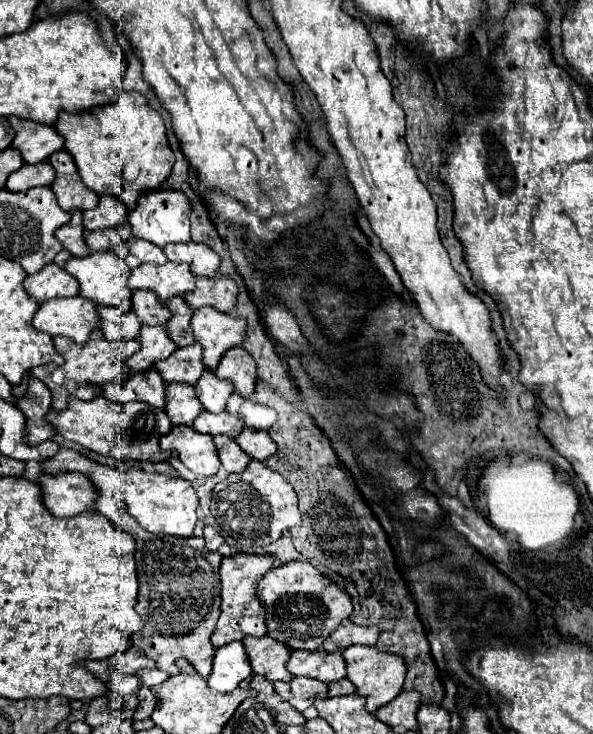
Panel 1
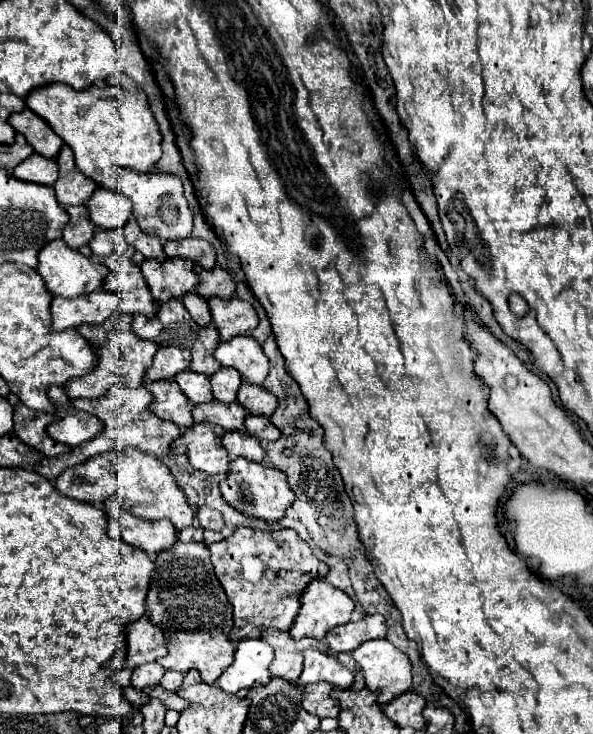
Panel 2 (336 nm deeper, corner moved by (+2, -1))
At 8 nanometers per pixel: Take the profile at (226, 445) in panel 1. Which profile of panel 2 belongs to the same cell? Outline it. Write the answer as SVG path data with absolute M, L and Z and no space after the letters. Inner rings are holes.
M243 428L225 432L221 444L231 456L241 456L251 462L263 462L265 458L265 450L261 448L261 442L251 438Z

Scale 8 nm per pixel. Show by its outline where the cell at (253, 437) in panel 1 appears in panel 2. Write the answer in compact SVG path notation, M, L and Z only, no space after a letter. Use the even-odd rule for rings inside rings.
M247 416L245 420L245 430L249 436L261 440L261 442L273 442L281 436L281 432L271 424L269 418L261 418L261 416Z

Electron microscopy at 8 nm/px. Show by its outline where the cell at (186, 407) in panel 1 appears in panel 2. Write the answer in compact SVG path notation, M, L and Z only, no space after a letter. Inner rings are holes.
M183 370L183 372L179 372L175 376L175 382L179 384L179 388L189 398L191 404L203 404L203 402L211 402L213 400L209 378L203 376L203 374L195 374L195 372Z

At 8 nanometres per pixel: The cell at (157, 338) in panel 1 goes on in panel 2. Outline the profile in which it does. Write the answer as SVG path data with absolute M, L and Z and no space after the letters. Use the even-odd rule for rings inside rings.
M163 346L157 350L153 364L147 368L147 380L169 380L177 372L189 368L191 354L187 348L177 348L177 346Z

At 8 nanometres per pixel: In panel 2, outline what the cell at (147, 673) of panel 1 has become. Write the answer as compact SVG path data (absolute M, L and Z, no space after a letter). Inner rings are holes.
M165 672L163 678L161 678L161 682L159 682L159 686L161 686L163 690L175 692L175 690L179 688L179 684L181 684L181 678L183 678L181 672Z

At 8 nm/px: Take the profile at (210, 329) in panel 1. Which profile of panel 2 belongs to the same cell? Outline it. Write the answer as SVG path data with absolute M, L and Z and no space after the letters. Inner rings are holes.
M211 298L209 308L211 308L213 324L221 336L221 342L227 342L241 334L251 334L259 322L253 306L239 298L231 298L231 300Z

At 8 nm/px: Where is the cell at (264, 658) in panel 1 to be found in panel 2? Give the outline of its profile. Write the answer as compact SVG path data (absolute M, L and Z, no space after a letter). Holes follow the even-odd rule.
M265 630L261 640L271 644L275 650L275 658L269 664L271 676L285 678L291 684L297 684L297 680L301 676L301 670L303 670L301 650L303 648L317 648L317 650L329 652L323 642L317 642L313 638L303 638L303 640L295 642L289 638L287 632L277 632L277 630Z

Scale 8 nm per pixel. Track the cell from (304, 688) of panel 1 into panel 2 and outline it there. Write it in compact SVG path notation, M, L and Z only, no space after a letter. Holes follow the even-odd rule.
M307 684L303 688L303 708L309 712L309 714L315 714L319 718L335 718L339 714L339 704L337 700L331 698L331 690L333 690L333 684Z

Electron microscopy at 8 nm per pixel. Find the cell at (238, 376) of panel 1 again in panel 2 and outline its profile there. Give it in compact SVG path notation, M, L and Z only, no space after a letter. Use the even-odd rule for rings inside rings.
M237 336L229 342L221 342L215 350L215 360L221 366L235 368L247 384L261 386L269 374L267 356L251 336Z

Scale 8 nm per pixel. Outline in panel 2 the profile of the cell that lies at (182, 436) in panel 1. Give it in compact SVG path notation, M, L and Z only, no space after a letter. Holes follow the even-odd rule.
M201 422L183 430L175 444L187 448L189 464L207 474L225 474L229 464L229 454L221 448L223 428L217 424Z

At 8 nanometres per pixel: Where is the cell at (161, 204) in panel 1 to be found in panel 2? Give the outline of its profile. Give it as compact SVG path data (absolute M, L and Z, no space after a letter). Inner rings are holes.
M119 172L119 188L123 196L133 202L133 218L141 226L141 230L149 236L157 236L161 240L181 240L187 238L193 230L193 214L187 206L183 196L183 184L173 174L159 174L159 172ZM169 196L169 204L167 204Z

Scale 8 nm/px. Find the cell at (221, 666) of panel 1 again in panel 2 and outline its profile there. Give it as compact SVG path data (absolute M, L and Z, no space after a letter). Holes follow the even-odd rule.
M241 640L235 648L233 664L217 678L217 686L229 694L241 688L253 688L271 680L267 666L273 660L273 648L263 640Z

